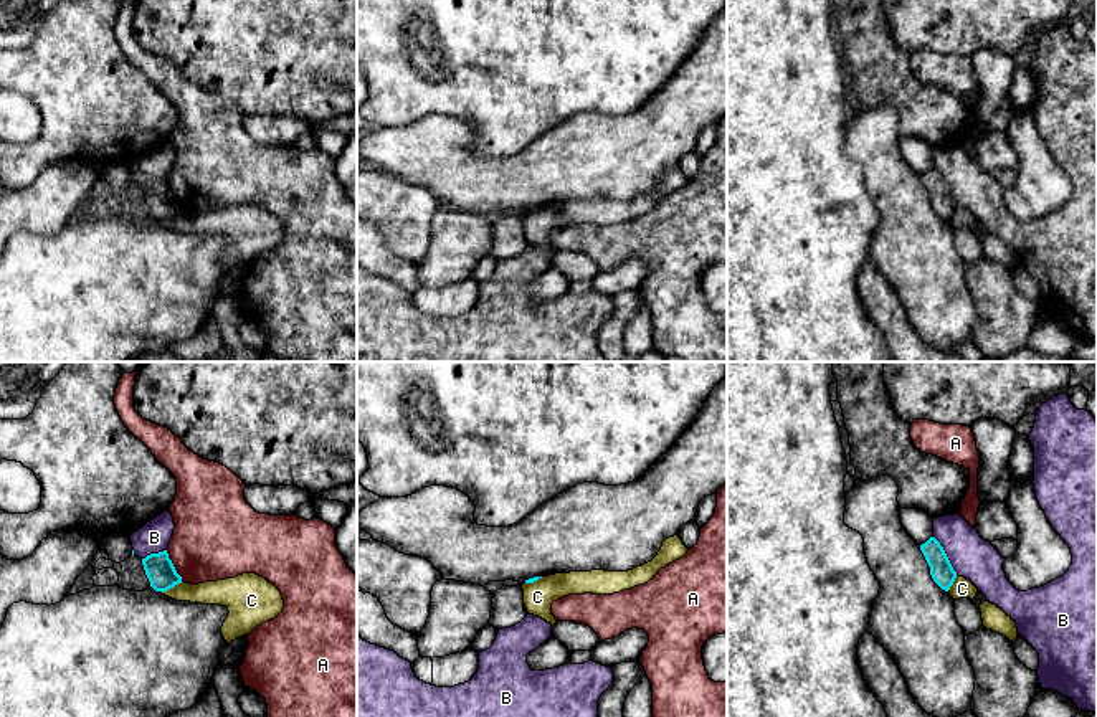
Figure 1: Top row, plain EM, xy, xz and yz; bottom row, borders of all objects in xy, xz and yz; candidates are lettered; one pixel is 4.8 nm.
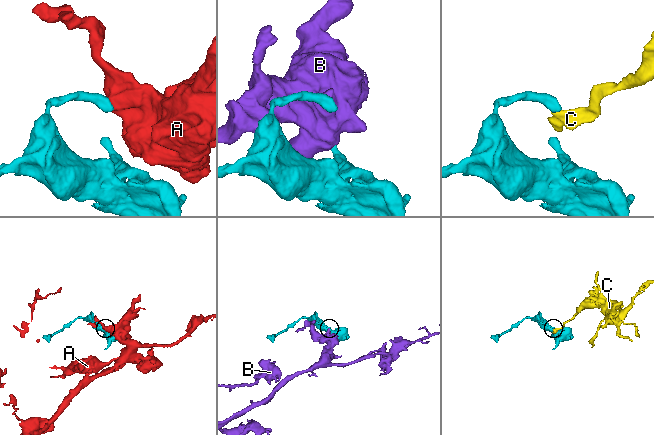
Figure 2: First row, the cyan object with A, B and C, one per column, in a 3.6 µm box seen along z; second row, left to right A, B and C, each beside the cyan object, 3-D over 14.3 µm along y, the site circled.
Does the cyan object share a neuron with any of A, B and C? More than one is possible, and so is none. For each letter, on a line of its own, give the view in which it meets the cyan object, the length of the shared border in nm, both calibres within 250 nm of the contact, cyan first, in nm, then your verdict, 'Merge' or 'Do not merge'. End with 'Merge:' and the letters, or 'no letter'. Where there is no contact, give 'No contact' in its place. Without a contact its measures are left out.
A: Touches cyan in xy. Shared border 170 nm. Thickness 140 nm (cyan) against 420 nm. Do not merge
B: Touches cyan in yz. Shared border 220 nm. Thickness 120 nm (cyan) against 200 nm. Do not merge
C: Touches cyan in xy. Shared border 120 nm. Thickness 140 nm (cyan) against 130 nm. Do not merge
Merge: no letter

